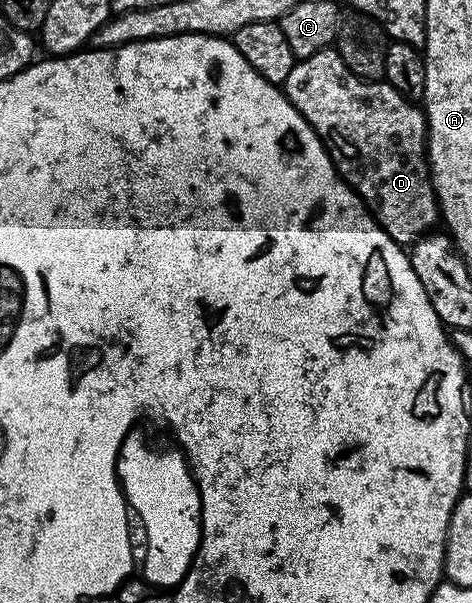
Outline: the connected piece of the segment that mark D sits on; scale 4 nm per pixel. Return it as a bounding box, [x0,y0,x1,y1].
[282,48,440,247]

